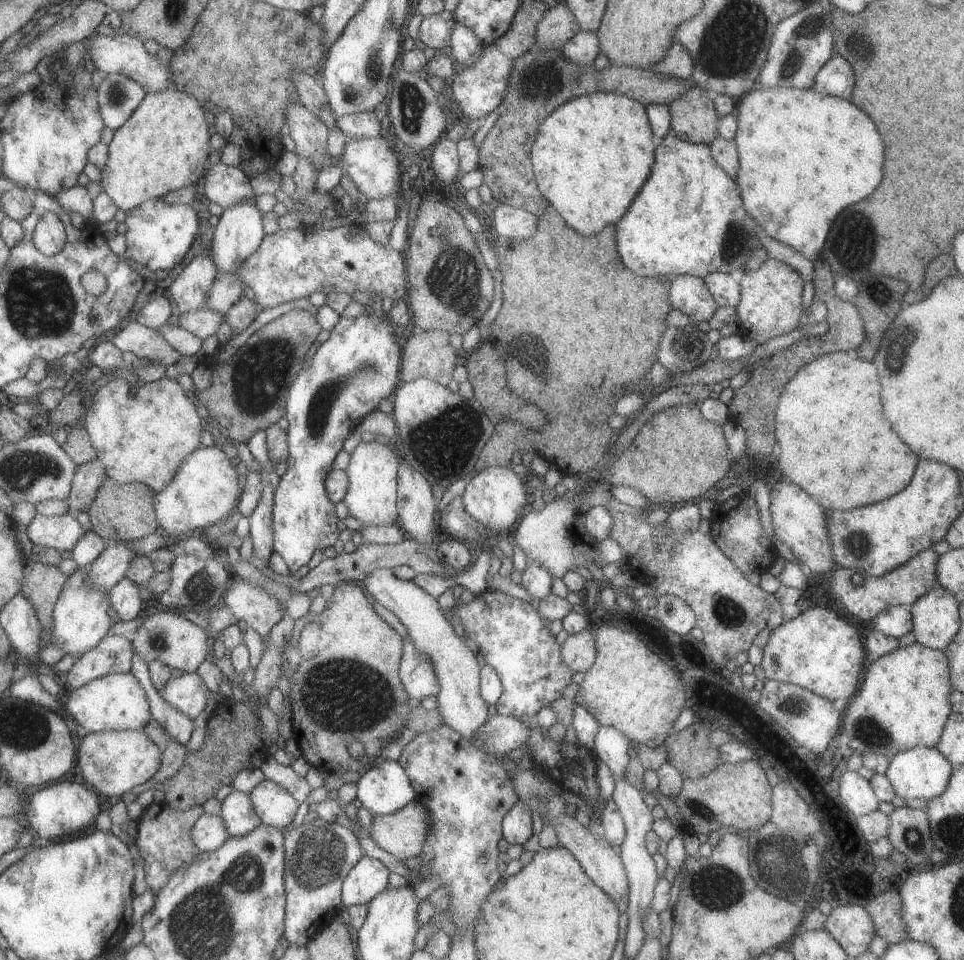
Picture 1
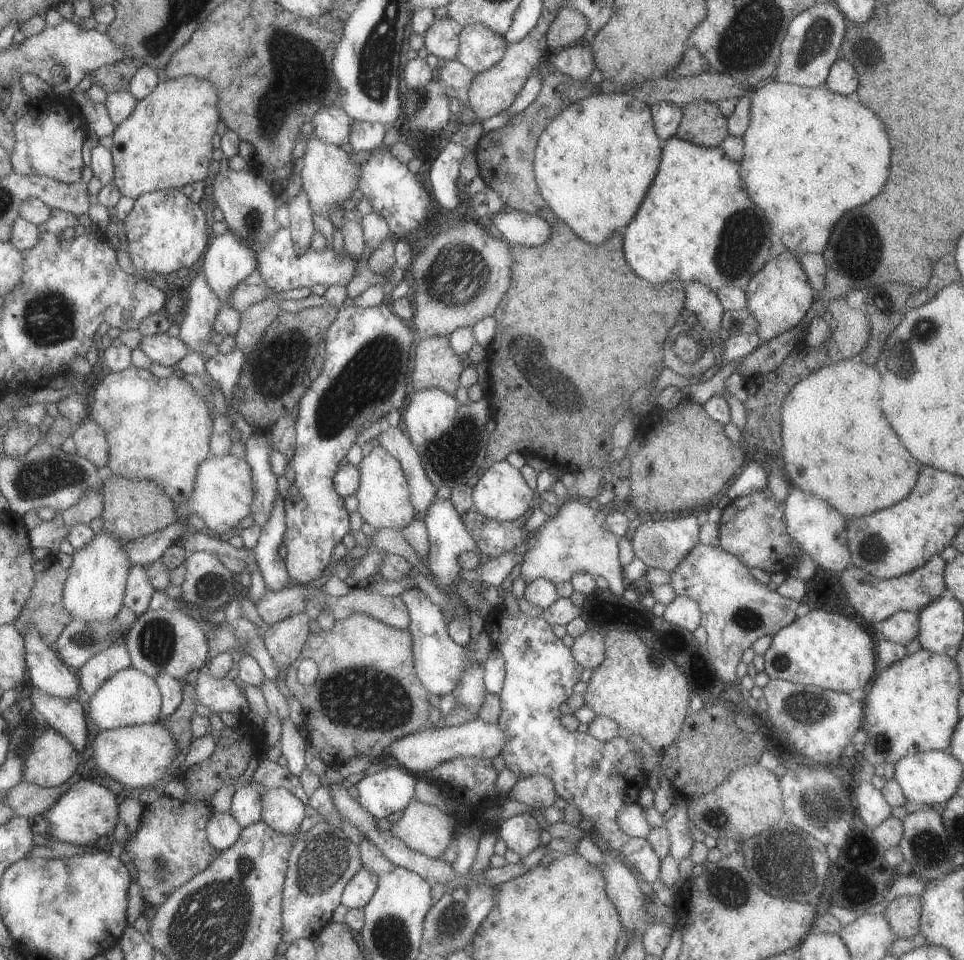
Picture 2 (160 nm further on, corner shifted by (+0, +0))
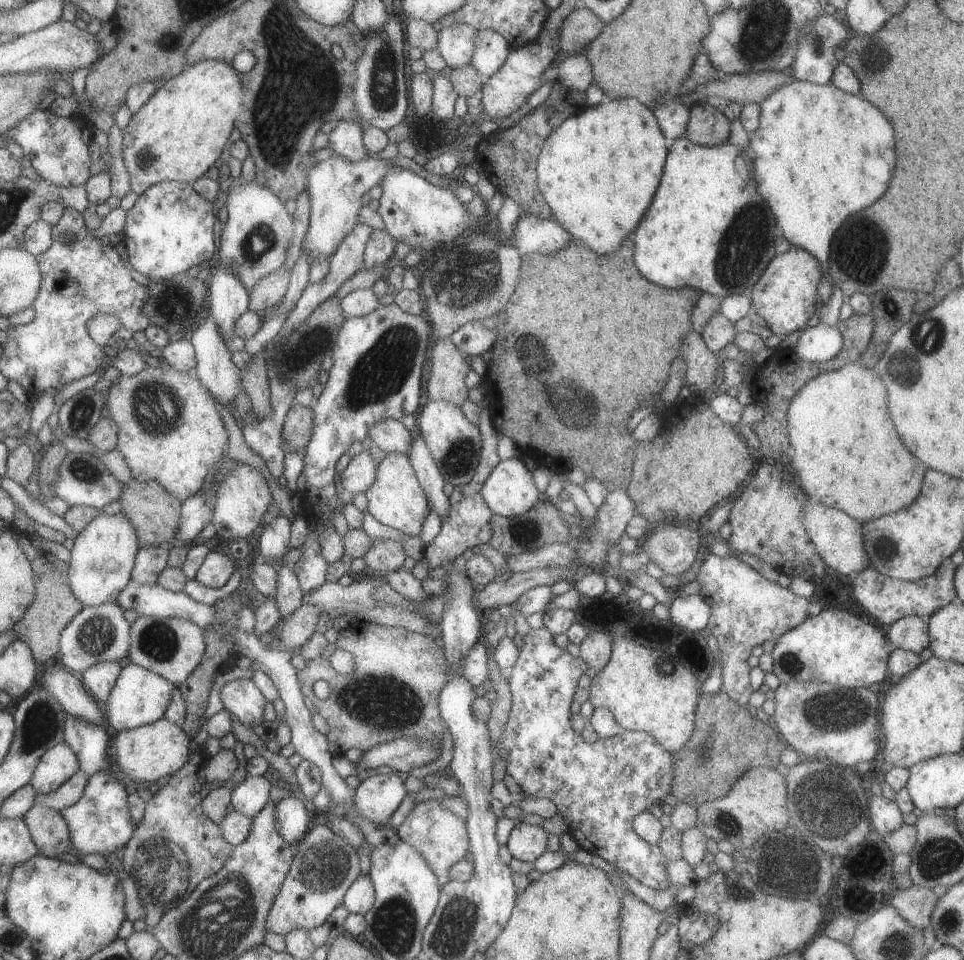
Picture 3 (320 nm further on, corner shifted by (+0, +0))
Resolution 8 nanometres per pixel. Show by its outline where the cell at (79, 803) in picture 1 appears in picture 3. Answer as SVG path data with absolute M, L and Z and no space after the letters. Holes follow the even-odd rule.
M103 771L91 774L83 795L72 806L59 810L68 830L69 840L77 854L120 853L134 832L133 820L127 810L127 792L115 774Z

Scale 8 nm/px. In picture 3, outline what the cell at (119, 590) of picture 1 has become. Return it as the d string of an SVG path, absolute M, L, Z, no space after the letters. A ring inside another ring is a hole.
M168 546L139 547L134 566L130 573L132 582L138 585L150 585L157 582L163 568L167 567Z

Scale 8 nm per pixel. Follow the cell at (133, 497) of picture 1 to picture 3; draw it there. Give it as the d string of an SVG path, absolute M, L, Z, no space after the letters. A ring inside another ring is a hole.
M131 479L125 484L121 483L121 496L117 498L117 502L120 504L120 513L129 520L129 524L135 530L138 547L170 546L174 543L181 503L177 498L165 492L156 481Z

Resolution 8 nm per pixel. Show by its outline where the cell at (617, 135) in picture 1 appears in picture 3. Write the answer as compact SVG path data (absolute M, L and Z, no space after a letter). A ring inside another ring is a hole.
M611 98L563 120L547 136L536 161L539 191L551 210L553 219L572 238L583 242L595 254L613 254L621 242L633 235L637 222L643 218L653 192L659 186L668 141L658 130L655 116L635 98Z

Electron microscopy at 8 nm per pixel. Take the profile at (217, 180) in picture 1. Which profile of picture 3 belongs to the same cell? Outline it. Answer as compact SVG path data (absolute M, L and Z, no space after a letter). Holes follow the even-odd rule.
M255 180L241 184L235 182L223 187L227 221L222 232L218 234L217 250L221 262L233 274L237 274L237 278L245 286L245 291L249 293L253 284L259 282L259 278L274 272L285 262L285 252L293 236L292 216L269 188L257 184Z

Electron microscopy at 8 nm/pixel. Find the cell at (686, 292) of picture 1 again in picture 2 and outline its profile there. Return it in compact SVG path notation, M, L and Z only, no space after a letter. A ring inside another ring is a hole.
M683 283L685 306L697 315L698 326L703 327L707 333L719 332L721 317L724 308L718 301L716 291L712 291L701 283Z

